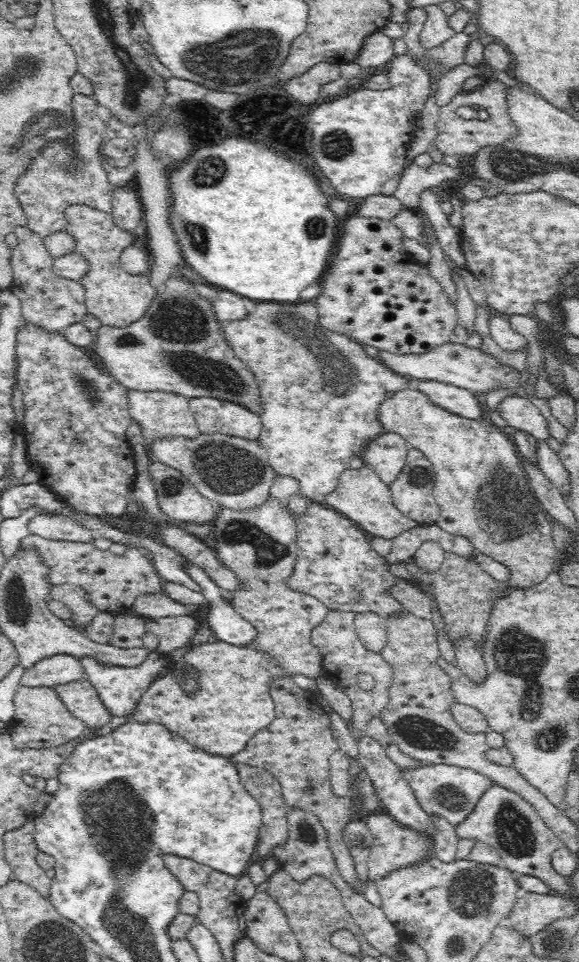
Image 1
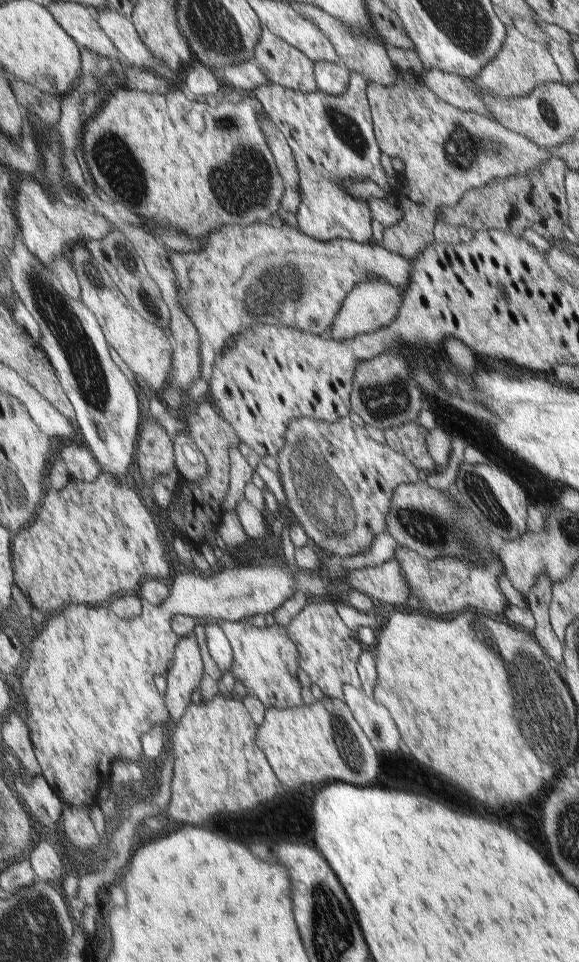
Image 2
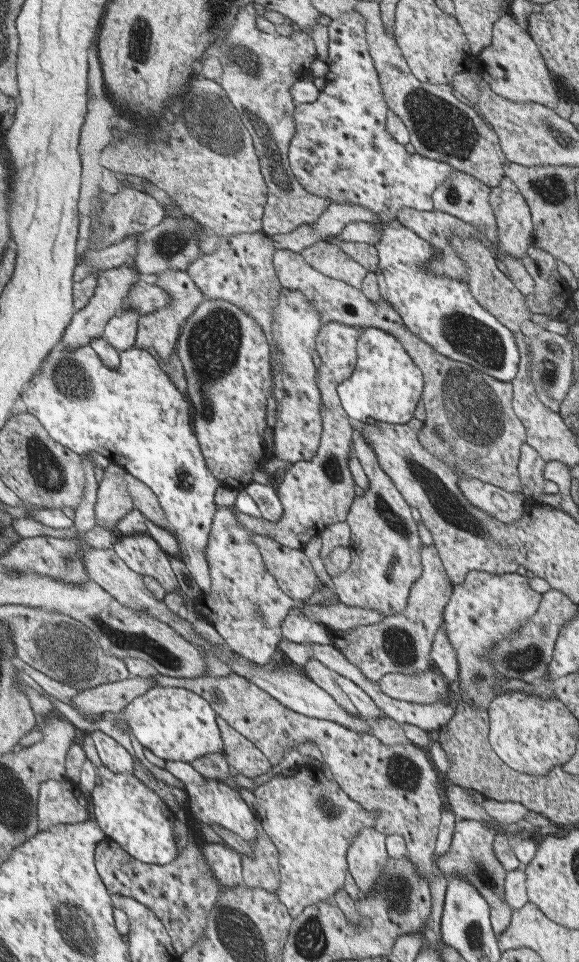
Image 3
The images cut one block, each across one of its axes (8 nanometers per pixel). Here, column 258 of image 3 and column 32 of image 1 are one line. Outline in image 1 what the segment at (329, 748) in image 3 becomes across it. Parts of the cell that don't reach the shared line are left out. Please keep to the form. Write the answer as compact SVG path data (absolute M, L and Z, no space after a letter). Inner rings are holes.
M20 684L14 693L13 702L13 722L8 729L12 739L19 743L20 747L61 745L72 737L82 740L92 732L81 718L75 717L65 707L55 687Z

